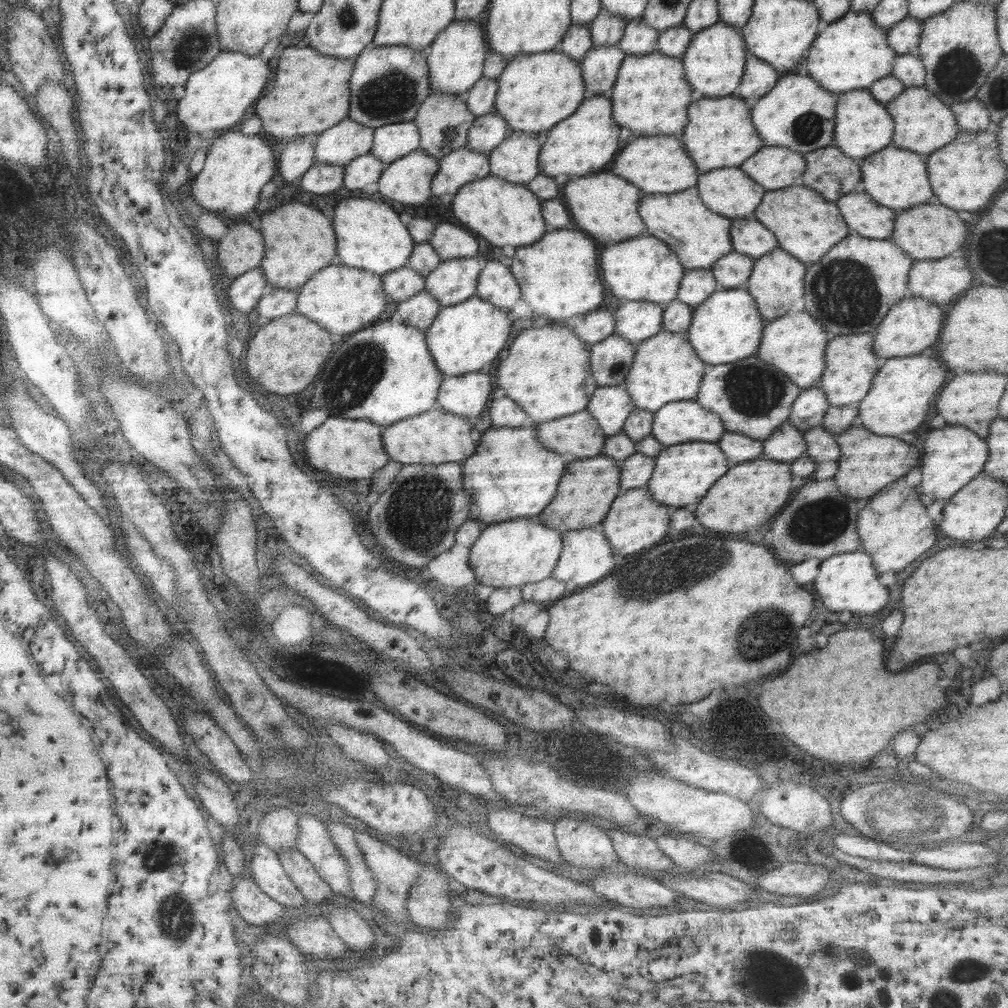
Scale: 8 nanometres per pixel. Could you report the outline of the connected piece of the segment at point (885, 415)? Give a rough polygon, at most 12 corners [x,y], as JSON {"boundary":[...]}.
{"boundary":[[890,358],[853,426],[889,437],[924,423],[946,382],[938,358]]}

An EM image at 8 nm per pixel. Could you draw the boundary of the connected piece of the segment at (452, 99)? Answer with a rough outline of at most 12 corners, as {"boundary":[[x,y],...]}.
{"boundary":[[431,92],[412,120],[440,160],[466,147],[476,117],[463,96]]}

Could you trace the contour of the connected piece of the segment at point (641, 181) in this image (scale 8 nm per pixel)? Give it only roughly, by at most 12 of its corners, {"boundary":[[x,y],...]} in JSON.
{"boundary":[[638,137],[611,173],[652,195],[695,187],[680,140]]}

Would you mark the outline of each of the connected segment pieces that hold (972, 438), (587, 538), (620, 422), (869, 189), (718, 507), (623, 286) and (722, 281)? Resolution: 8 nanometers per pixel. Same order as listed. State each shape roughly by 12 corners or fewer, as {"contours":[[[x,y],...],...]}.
{"contours":[[[946,425],[928,433],[918,492],[948,500],[983,471],[988,444]],[[599,527],[562,534],[550,577],[590,586],[614,568]],[[622,385],[599,387],[586,408],[607,437],[635,402]],[[888,146],[861,191],[896,214],[934,200],[925,157]],[[791,463],[734,465],[702,498],[708,530],[746,532],[788,504]],[[658,237],[600,256],[603,285],[622,303],[667,305],[686,269]],[[732,251],[711,268],[720,288],[741,288],[755,259]]]}

